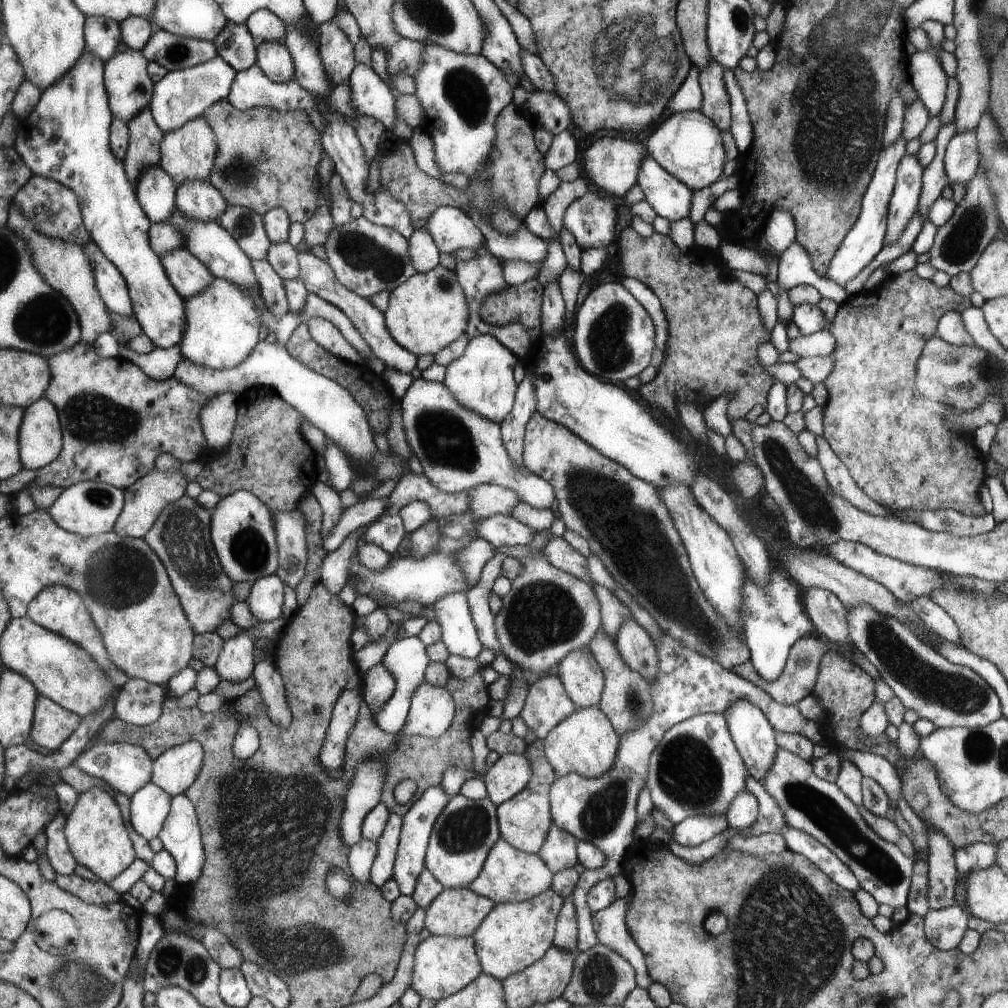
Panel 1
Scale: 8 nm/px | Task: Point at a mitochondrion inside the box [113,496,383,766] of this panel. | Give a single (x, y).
(184, 537)

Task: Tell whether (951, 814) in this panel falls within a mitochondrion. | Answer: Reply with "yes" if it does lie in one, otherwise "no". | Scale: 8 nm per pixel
no

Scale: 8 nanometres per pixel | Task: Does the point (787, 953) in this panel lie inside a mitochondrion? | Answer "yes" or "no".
yes

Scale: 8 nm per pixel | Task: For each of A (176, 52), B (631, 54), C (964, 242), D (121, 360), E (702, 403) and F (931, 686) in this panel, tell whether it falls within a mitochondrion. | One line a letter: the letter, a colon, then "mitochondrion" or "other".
A: mitochondrion
B: mitochondrion
C: mitochondrion
D: other
E: other
F: mitochondrion

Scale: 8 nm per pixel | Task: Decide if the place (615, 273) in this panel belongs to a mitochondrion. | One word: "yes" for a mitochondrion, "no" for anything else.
no

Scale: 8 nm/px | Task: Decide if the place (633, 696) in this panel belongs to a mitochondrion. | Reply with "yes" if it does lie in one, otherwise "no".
yes

